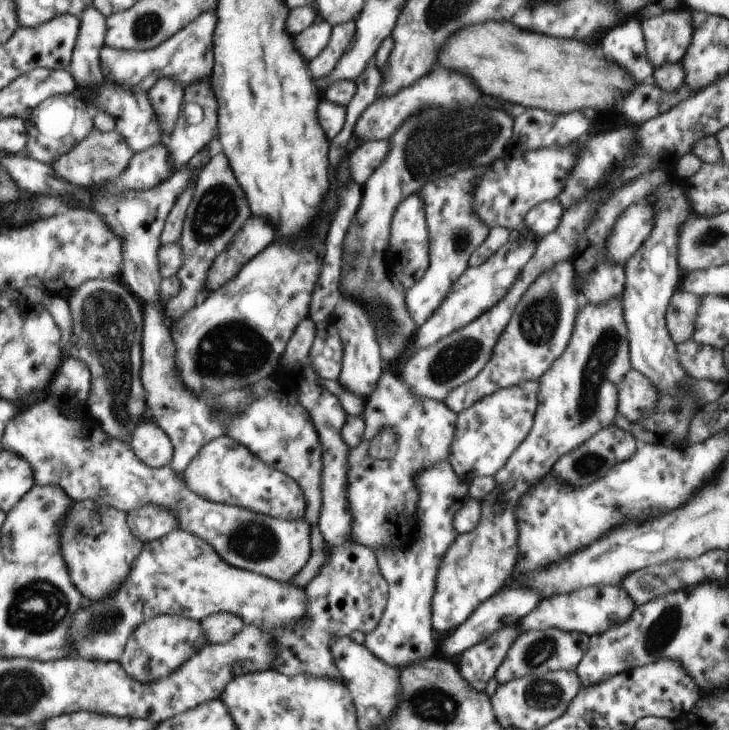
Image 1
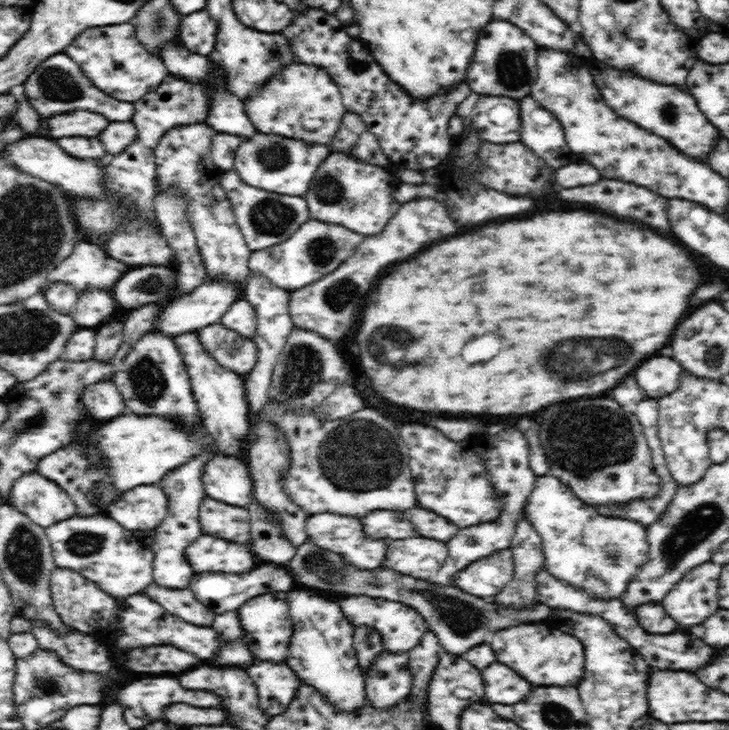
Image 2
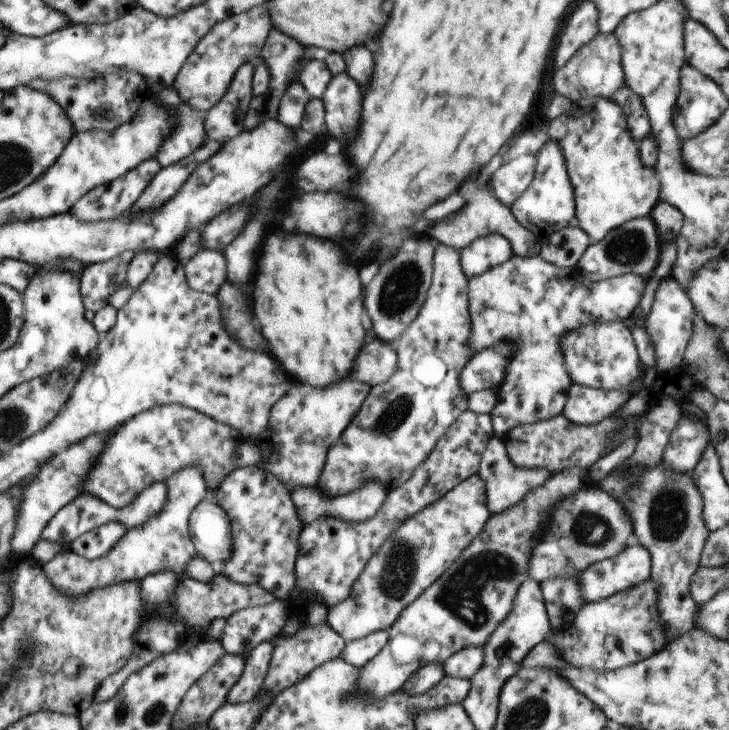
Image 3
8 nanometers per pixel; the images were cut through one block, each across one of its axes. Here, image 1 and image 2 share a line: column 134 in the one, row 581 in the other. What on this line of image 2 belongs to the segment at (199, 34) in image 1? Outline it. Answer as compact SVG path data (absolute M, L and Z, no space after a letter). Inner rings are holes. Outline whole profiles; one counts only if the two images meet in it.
M57 567L52 572L50 591L54 609L56 609L63 622L72 630L96 634L101 629L107 629L113 624L118 600L103 592L96 583L87 580L78 572Z

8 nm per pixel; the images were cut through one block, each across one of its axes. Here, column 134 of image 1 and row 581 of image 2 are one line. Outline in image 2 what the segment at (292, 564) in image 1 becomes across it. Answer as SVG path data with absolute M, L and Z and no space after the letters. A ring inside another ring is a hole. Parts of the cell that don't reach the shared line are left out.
M505 548L468 565L453 580L460 591L488 599L497 595L513 579L513 574L512 551Z

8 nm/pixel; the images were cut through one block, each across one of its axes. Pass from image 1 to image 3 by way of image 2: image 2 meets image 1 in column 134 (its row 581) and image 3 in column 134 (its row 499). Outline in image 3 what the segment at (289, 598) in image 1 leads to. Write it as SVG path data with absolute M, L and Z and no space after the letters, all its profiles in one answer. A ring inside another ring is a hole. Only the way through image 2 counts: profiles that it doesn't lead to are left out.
M188 466L180 472L176 472L165 482L167 484L166 504L164 508L154 514L150 520L136 528L127 529L123 537L118 540L114 548L104 556L94 560L88 560L84 556L78 556L71 552L64 552L54 556L46 563L44 571L46 578L54 588L60 588L64 596L76 598L86 596L92 590L130 582L130 580L144 580L150 574L162 572L162 570L174 570L176 576L182 579L186 572L186 564L192 558L201 558L190 538L189 518L191 512L200 504L201 500L211 497L210 490L204 482L202 470L198 466Z

